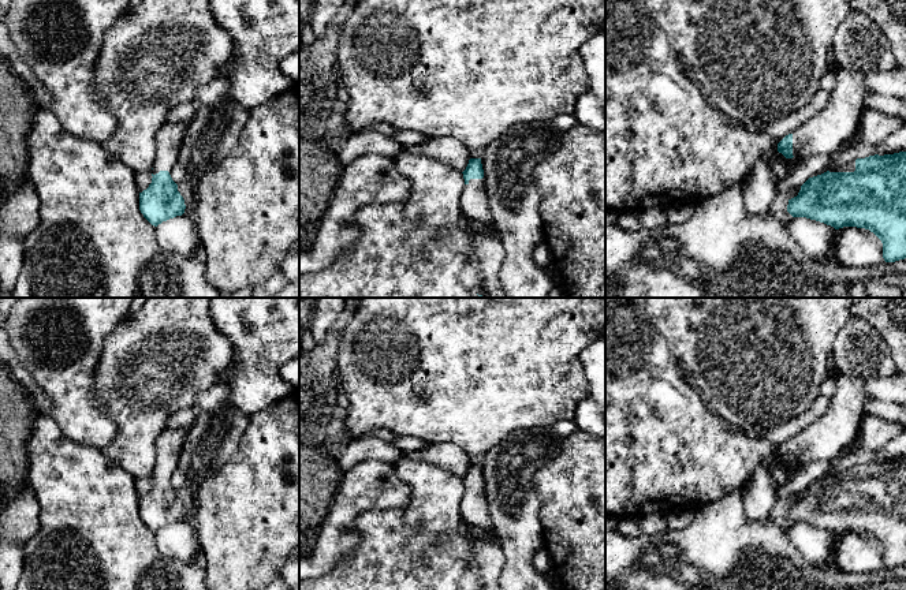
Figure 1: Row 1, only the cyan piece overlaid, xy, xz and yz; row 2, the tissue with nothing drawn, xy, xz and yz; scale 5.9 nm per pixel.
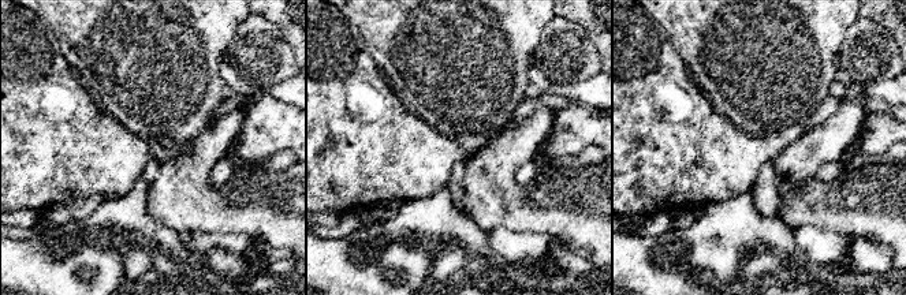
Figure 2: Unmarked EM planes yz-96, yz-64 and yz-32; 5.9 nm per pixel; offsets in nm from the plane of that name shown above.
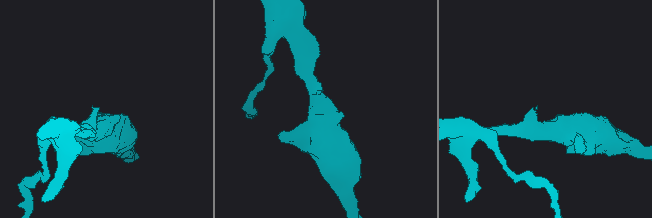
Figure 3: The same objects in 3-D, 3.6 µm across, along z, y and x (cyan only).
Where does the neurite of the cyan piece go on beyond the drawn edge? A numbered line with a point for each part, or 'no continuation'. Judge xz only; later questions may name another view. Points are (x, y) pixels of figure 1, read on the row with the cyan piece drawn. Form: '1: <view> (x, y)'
1: xz (473, 202)

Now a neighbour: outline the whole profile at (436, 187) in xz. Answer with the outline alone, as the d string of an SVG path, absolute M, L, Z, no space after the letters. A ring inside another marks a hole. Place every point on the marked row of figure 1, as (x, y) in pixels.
M404 148L392 157L396 169L413 187L404 216L430 227L458 225L459 198L465 186L462 171L439 160L409 153Z

